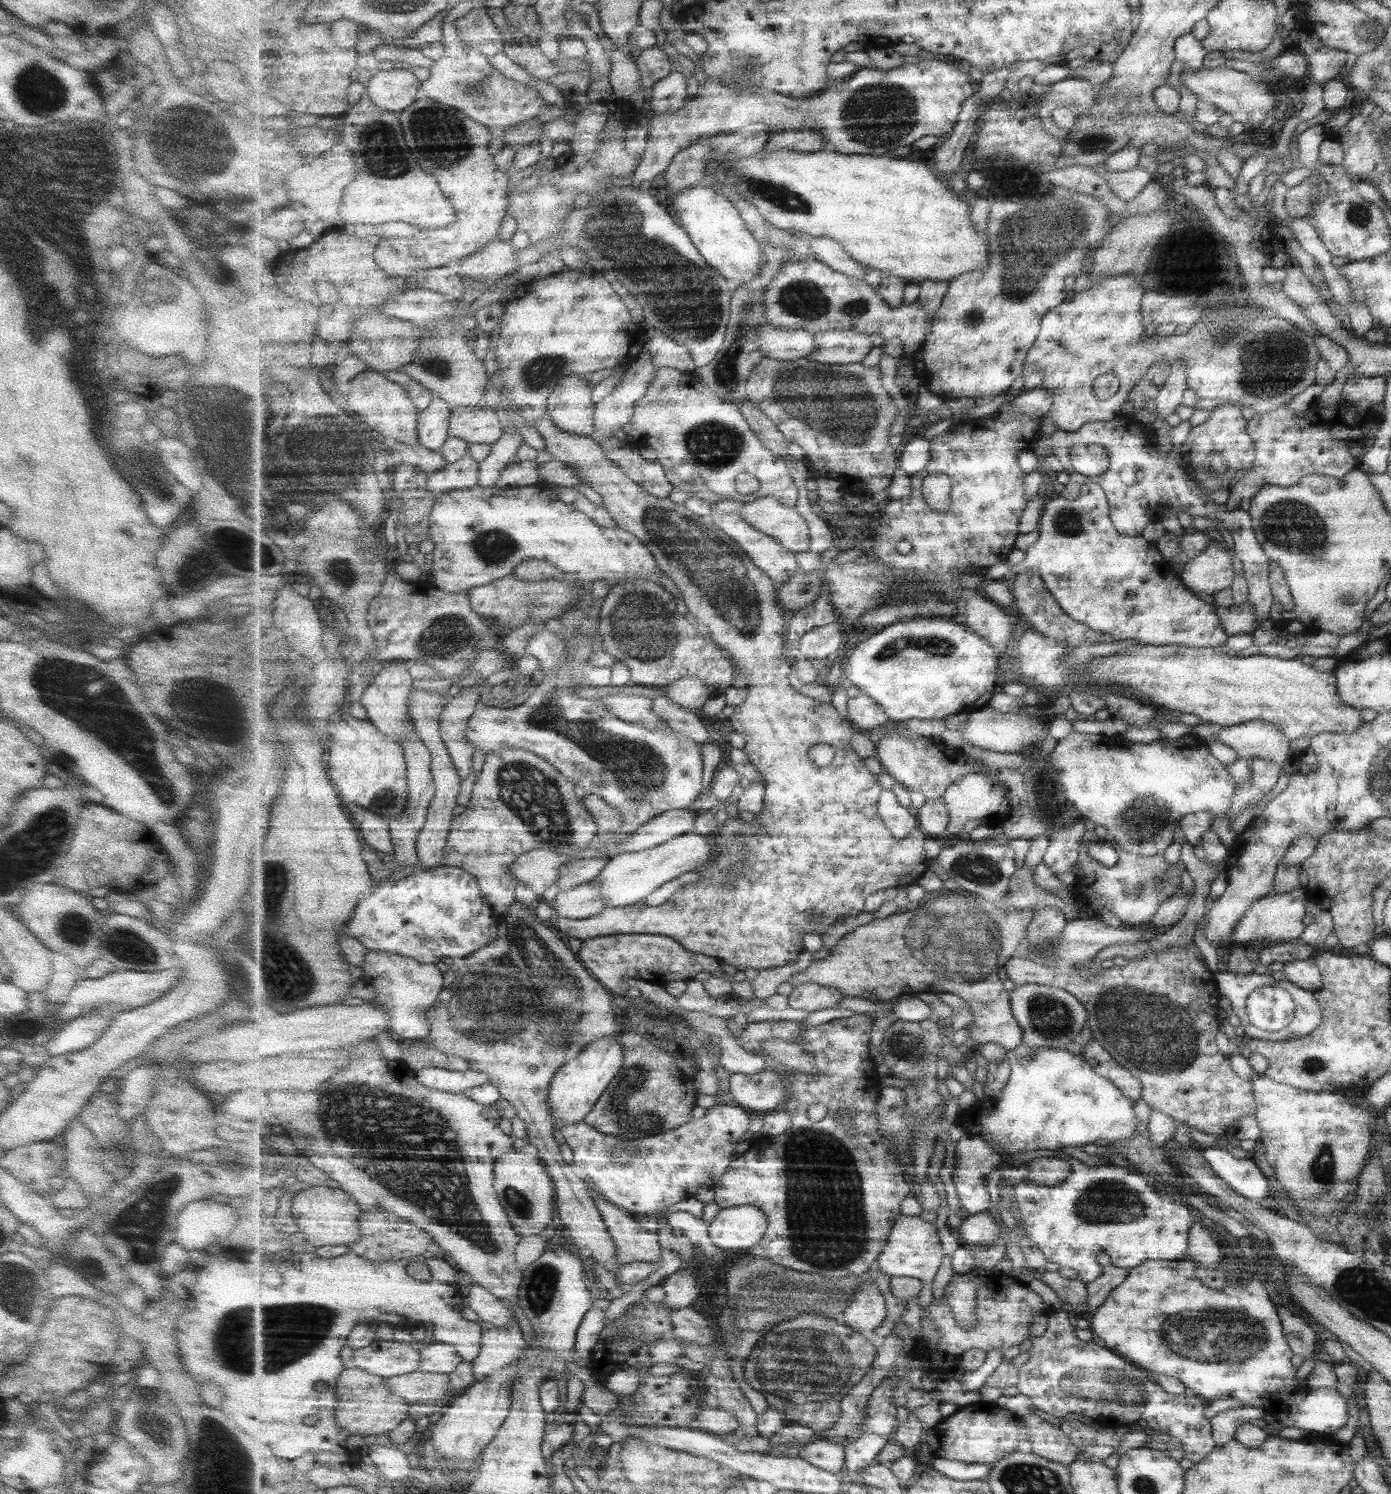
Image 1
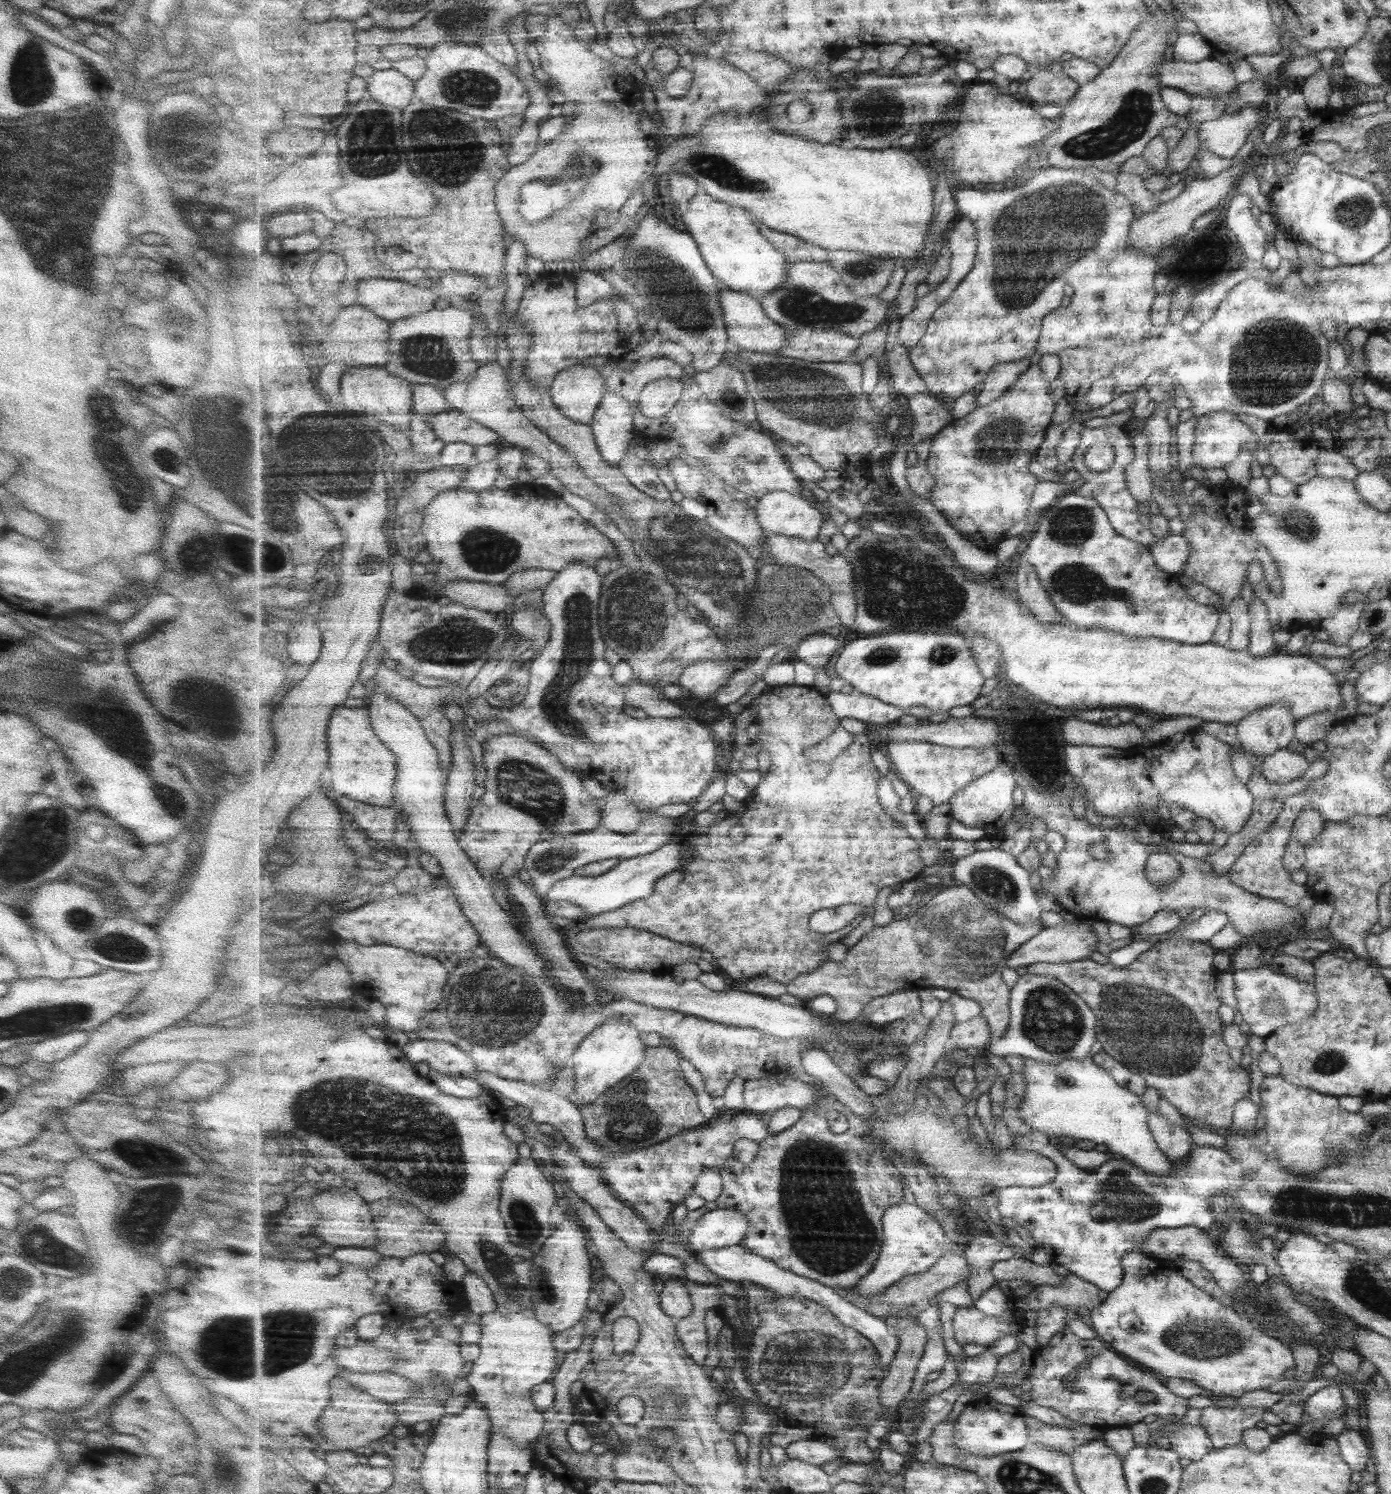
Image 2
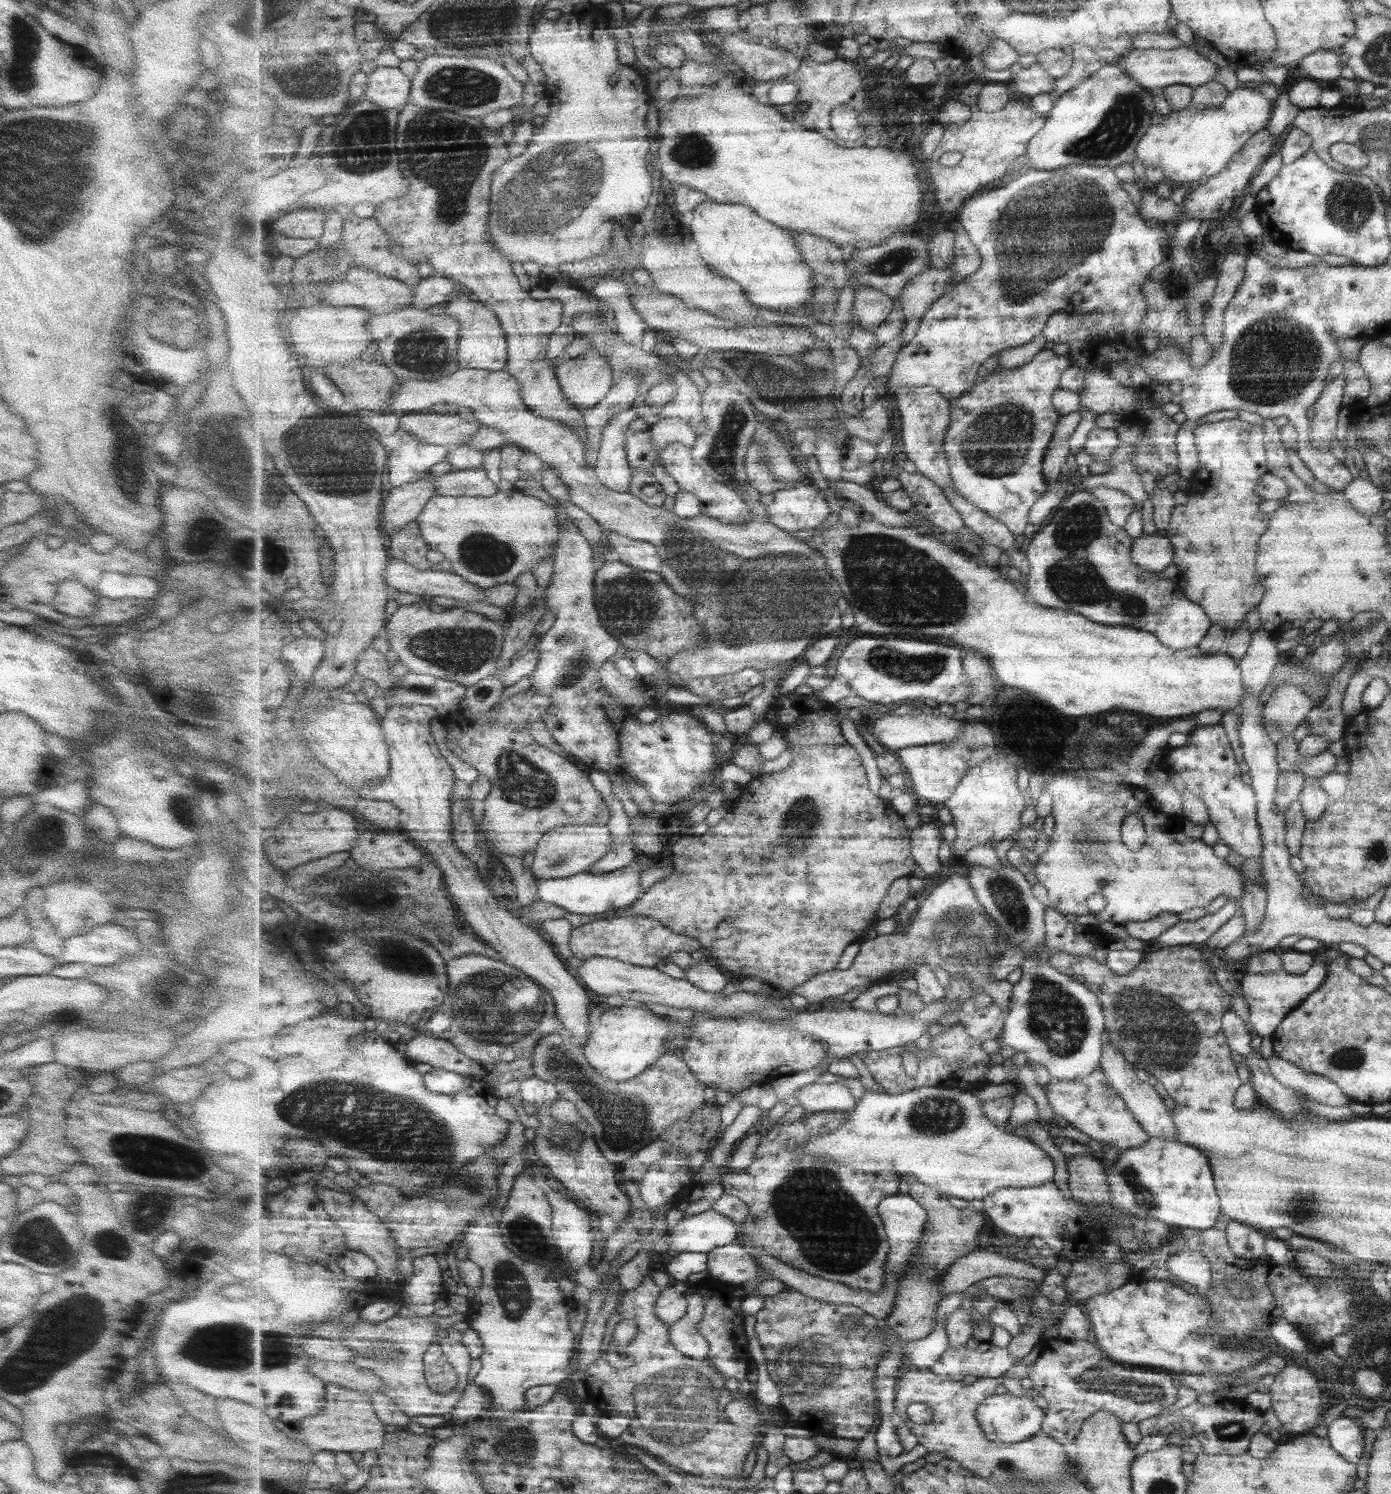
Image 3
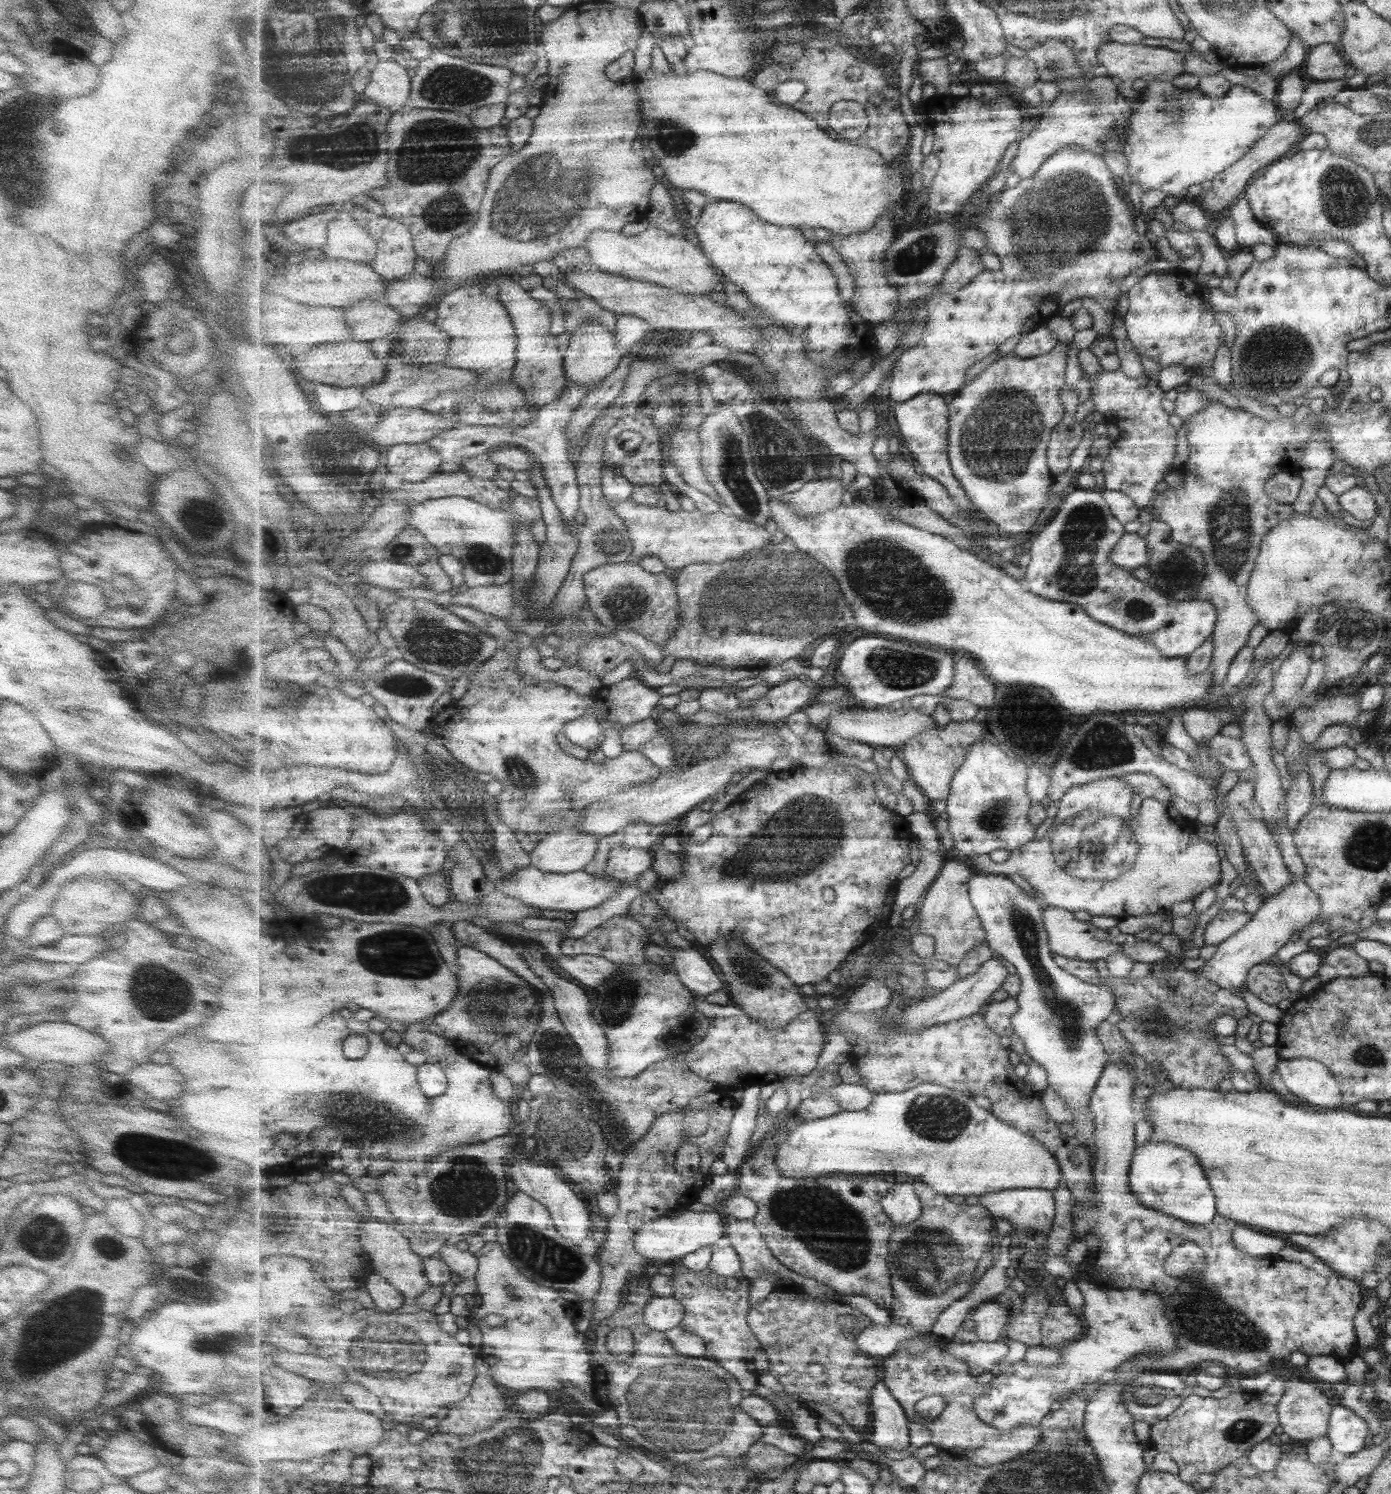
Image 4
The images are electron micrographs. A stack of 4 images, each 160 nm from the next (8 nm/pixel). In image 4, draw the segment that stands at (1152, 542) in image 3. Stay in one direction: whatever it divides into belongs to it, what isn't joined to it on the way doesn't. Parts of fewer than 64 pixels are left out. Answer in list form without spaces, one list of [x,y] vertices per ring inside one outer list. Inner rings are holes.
[[[1128,534],[1123,536],[1110,556],[1119,566],[1131,571],[1150,564],[1152,552],[1147,539],[1141,534]]]

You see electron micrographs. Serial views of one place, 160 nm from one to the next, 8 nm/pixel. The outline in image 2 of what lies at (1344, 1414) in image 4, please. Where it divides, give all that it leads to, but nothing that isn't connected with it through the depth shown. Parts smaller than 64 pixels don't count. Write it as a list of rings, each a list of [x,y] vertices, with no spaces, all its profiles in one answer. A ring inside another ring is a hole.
[[[1343,1429],[1333,1440],[1350,1471],[1364,1473],[1365,1462],[1371,1459],[1370,1449],[1358,1431]]]

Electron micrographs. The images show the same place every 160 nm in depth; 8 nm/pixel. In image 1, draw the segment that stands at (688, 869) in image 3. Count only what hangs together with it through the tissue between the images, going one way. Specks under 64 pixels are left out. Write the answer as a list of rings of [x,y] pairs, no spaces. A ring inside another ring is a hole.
[[[545,416],[537,425],[535,425],[536,430],[543,436],[546,441],[546,454],[549,458],[555,461],[564,463],[573,468],[577,474],[586,482],[587,486],[593,488],[603,498],[603,505],[609,511],[609,514],[615,520],[618,527],[633,536],[637,536],[639,540],[647,544],[652,553],[655,555],[659,566],[662,571],[670,579],[672,579],[676,586],[681,591],[683,596],[682,608],[685,610],[686,614],[695,622],[700,622],[705,625],[710,632],[710,639],[719,646],[722,646],[725,650],[731,653],[731,658],[735,659],[735,664],[739,668],[739,673],[744,676],[746,680],[746,688],[748,689],[748,694],[746,699],[740,704],[735,705],[734,713],[729,717],[729,721],[732,723],[732,728],[734,732],[739,733],[742,738],[746,741],[744,752],[748,757],[748,760],[753,764],[754,768],[760,773],[761,777],[764,779],[765,785],[765,796],[764,796],[764,809],[757,815],[762,820],[760,824],[761,829],[755,829],[750,827],[744,827],[741,833],[744,834],[741,843],[744,846],[740,847],[739,840],[737,838],[731,837],[729,832],[717,833],[713,836],[713,840],[718,846],[717,857],[705,868],[702,868],[699,872],[702,876],[702,881],[699,883],[692,883],[683,887],[679,892],[675,892],[671,896],[671,900],[666,904],[661,906],[651,906],[644,903],[639,903],[637,905],[613,908],[608,907],[603,909],[601,913],[593,916],[591,918],[586,918],[583,920],[571,920],[570,918],[556,917],[552,916],[552,920],[555,924],[555,929],[561,931],[561,933],[567,934],[567,937],[578,939],[581,942],[591,941],[598,937],[609,937],[623,934],[653,934],[667,936],[677,940],[681,943],[683,947],[687,948],[689,951],[695,951],[697,954],[706,954],[707,956],[718,959],[722,964],[730,964],[734,966],[737,970],[744,971],[745,968],[753,968],[755,970],[770,969],[780,966],[787,966],[799,958],[799,954],[803,952],[803,934],[813,932],[816,934],[823,934],[831,926],[835,926],[835,923],[842,918],[849,916],[859,916],[859,914],[865,913],[865,904],[867,898],[875,892],[880,892],[881,890],[886,890],[887,888],[897,888],[900,890],[905,885],[917,885],[919,878],[923,878],[923,872],[927,872],[927,866],[923,862],[927,862],[927,856],[925,856],[925,842],[929,842],[930,837],[928,837],[921,829],[917,828],[909,836],[903,838],[903,840],[897,840],[897,838],[891,838],[891,830],[887,830],[887,826],[883,824],[883,819],[878,813],[878,800],[881,796],[882,791],[881,784],[877,780],[877,774],[871,772],[870,768],[867,768],[866,763],[862,758],[857,756],[857,752],[853,750],[851,746],[851,738],[857,733],[857,729],[853,727],[850,720],[844,719],[837,710],[835,706],[831,705],[830,702],[817,702],[813,698],[803,695],[802,692],[798,692],[791,686],[790,675],[793,672],[793,659],[787,648],[786,635],[787,635],[787,618],[784,615],[784,610],[780,605],[780,600],[778,599],[778,585],[771,577],[767,576],[755,563],[749,558],[749,555],[745,550],[739,546],[739,543],[735,542],[733,538],[730,538],[725,532],[722,532],[714,526],[710,519],[702,518],[698,514],[692,513],[684,504],[672,502],[669,498],[657,498],[655,495],[647,492],[642,485],[635,482],[634,479],[629,478],[623,472],[623,469],[619,467],[613,460],[609,459],[609,455],[605,454],[601,450],[601,446],[597,442],[595,437],[581,437],[579,435],[573,435],[567,433],[553,421],[551,417]],[[818,744],[830,744],[835,749],[835,756],[831,761],[831,764],[827,766],[817,766],[815,761],[810,757],[810,750],[817,746]],[[734,864],[741,864],[743,866],[743,872],[737,875],[737,879],[733,881],[727,881],[727,874],[733,872]]]

